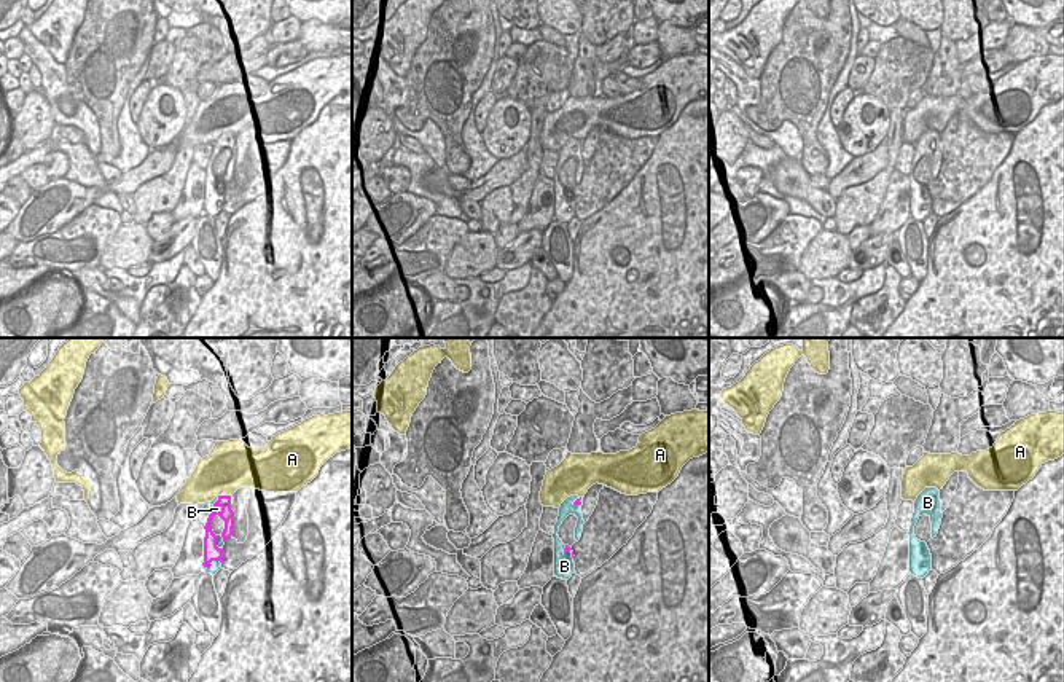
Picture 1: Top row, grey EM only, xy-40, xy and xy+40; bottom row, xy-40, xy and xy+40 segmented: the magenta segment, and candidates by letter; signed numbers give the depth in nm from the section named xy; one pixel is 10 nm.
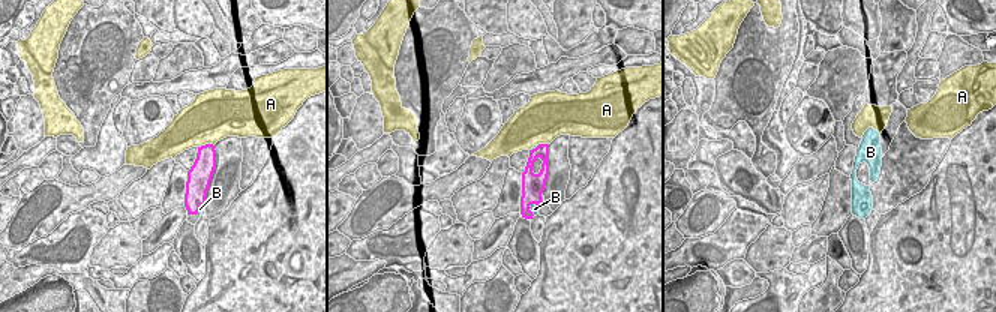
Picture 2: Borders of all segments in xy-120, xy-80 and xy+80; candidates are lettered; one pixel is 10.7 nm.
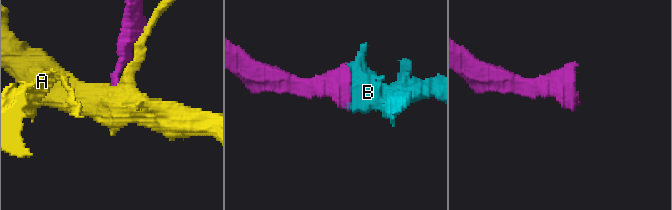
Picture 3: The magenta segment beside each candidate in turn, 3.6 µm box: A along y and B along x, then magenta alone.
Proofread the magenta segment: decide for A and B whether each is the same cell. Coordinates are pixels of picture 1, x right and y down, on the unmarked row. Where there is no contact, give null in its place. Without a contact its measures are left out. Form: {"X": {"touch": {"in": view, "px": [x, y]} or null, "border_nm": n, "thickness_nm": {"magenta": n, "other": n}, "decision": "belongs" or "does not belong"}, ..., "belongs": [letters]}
{"A": {"touch": {"in": "xy-40", "px": [223, 139]}, "border_nm": 140, "thickness_nm": {"magenta": 140, "other": 460}, "decision": "does not belong"}, "B": {"touch": {"in": "xy-40", "px": [211, 204]}, "border_nm": 220, "thickness_nm": {"magenta": 160, "other": 100}, "decision": "belongs"}, "belongs": ["B"]}

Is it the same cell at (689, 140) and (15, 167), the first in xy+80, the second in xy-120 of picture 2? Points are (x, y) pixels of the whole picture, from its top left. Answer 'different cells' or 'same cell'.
different cells

